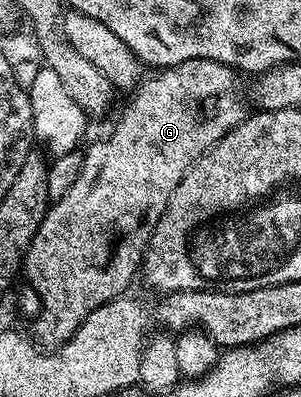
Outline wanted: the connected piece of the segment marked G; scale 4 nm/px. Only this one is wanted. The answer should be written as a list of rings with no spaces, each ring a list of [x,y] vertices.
[[[201,58],[200,60],[188,60],[187,62],[182,62],[179,64],[179,66],[172,66],[166,69],[163,69],[161,72],[155,73],[158,74],[155,76],[155,78],[146,78],[143,77],[141,81],[139,81],[138,85],[134,87],[132,93],[129,95],[130,98],[126,102],[126,107],[123,108],[122,111],[118,114],[118,119],[115,120],[114,123],[110,126],[110,131],[107,132],[106,135],[103,136],[103,138],[98,138],[95,140],[94,143],[91,144],[90,147],[85,147],[84,153],[82,155],[82,167],[80,168],[80,176],[76,176],[76,184],[72,184],[72,188],[68,188],[68,192],[64,192],[64,196],[60,196],[54,203],[47,209],[46,215],[44,216],[44,220],[40,224],[40,228],[36,232],[36,236],[30,241],[30,247],[26,249],[26,253],[24,255],[24,274],[26,270],[26,278],[28,281],[29,289],[32,289],[36,292],[36,296],[38,297],[39,304],[41,306],[41,309],[38,311],[36,317],[33,319],[34,322],[34,330],[32,329],[32,334],[35,339],[39,343],[42,344],[57,344],[60,342],[66,342],[68,341],[71,336],[76,332],[76,328],[80,328],[80,324],[82,321],[92,313],[96,308],[100,308],[104,304],[108,304],[112,299],[114,298],[120,298],[123,297],[127,293],[126,290],[130,286],[130,281],[133,280],[135,277],[136,279],[139,277],[140,274],[140,267],[142,265],[142,260],[146,256],[146,248],[150,245],[150,237],[154,234],[154,229],[156,228],[156,224],[158,221],[162,219],[163,212],[166,211],[166,205],[170,203],[170,197],[172,196],[172,192],[178,187],[180,184],[180,180],[182,177],[184,177],[188,171],[190,171],[190,166],[192,163],[196,161],[197,158],[202,157],[203,154],[206,153],[207,150],[212,149],[217,142],[222,139],[229,130],[232,128],[236,128],[238,125],[241,124],[245,120],[245,118],[248,116],[248,109],[246,110],[246,102],[248,106],[248,98],[247,95],[244,93],[244,86],[242,90],[242,82],[240,79],[239,71],[235,70],[232,66],[225,66],[224,64],[220,64],[216,60],[204,60]]]

